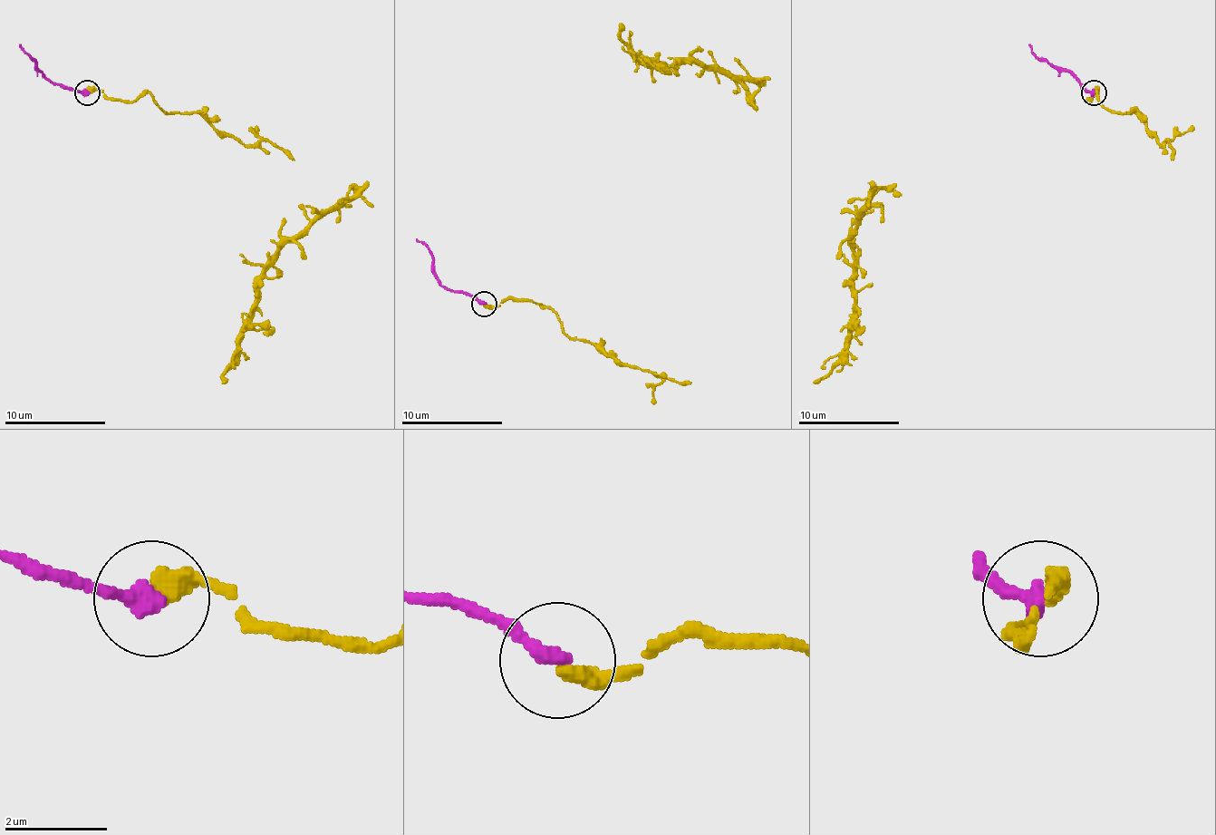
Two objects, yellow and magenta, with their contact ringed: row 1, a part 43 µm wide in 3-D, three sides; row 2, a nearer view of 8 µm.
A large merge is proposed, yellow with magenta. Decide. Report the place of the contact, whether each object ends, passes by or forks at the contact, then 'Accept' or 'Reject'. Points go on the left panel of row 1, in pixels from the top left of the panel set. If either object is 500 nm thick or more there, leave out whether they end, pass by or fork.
Place: (87, 92). At the ring yellow ends. At the ring magenta ends. Accept

